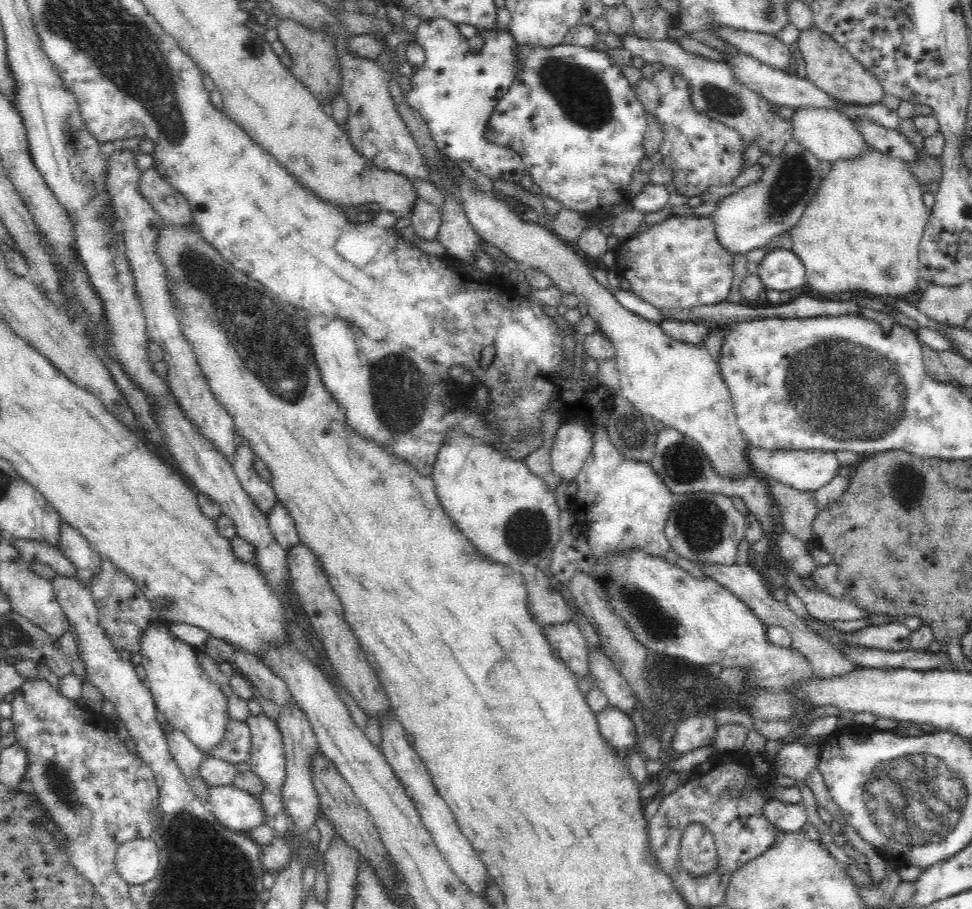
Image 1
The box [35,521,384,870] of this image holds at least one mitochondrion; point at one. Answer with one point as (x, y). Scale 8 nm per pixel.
(57, 779)

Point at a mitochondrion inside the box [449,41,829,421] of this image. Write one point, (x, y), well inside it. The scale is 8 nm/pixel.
(584, 97)

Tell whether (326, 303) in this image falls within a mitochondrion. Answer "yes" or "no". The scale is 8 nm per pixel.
no

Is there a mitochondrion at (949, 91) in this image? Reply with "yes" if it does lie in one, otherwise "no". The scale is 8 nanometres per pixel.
no

